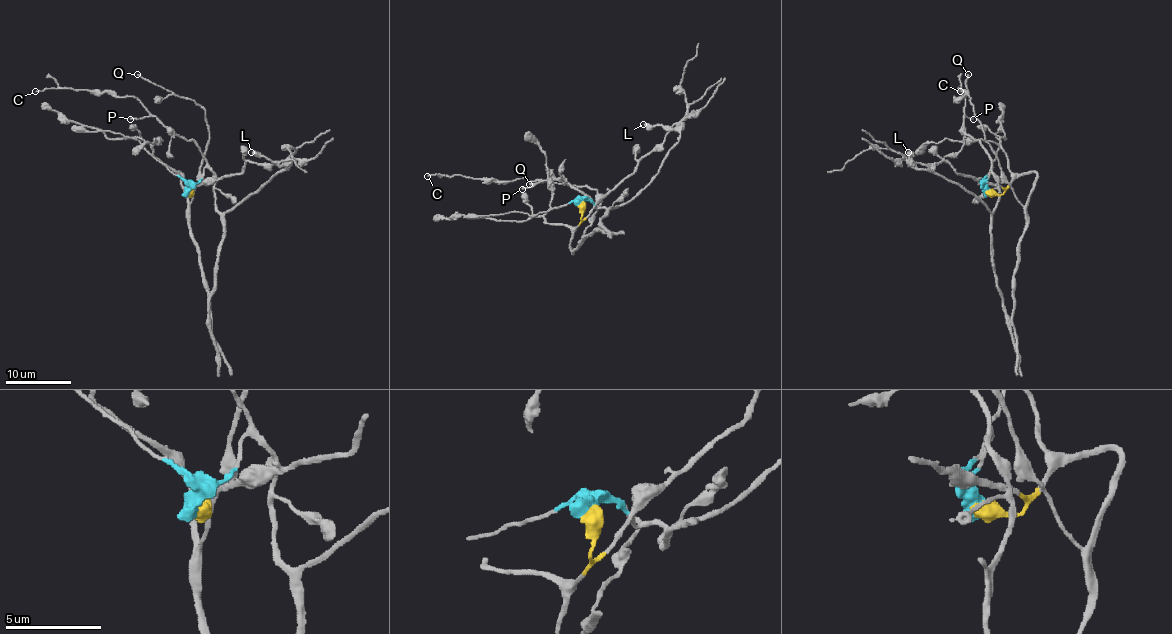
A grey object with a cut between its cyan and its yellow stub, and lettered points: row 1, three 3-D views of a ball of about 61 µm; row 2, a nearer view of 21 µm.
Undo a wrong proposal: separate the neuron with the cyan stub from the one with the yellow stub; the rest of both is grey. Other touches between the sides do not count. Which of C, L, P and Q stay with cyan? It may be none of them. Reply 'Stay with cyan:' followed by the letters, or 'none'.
Stay with cyan: C, L, P

